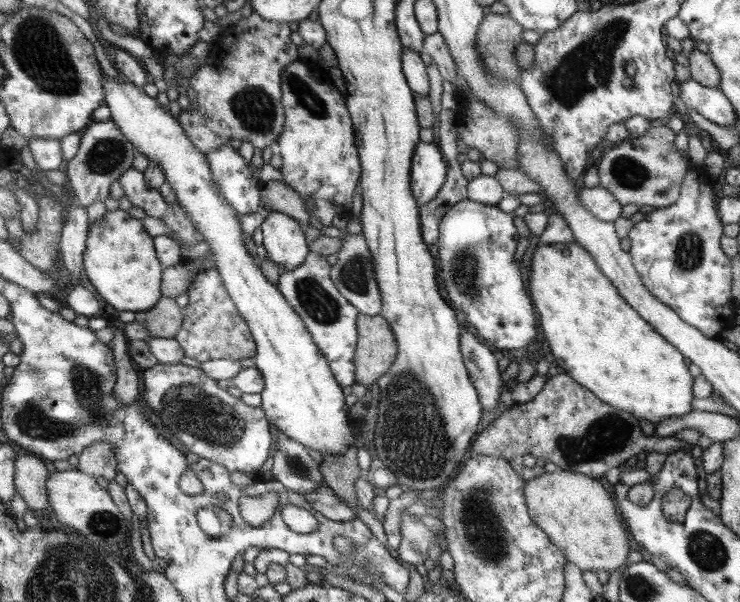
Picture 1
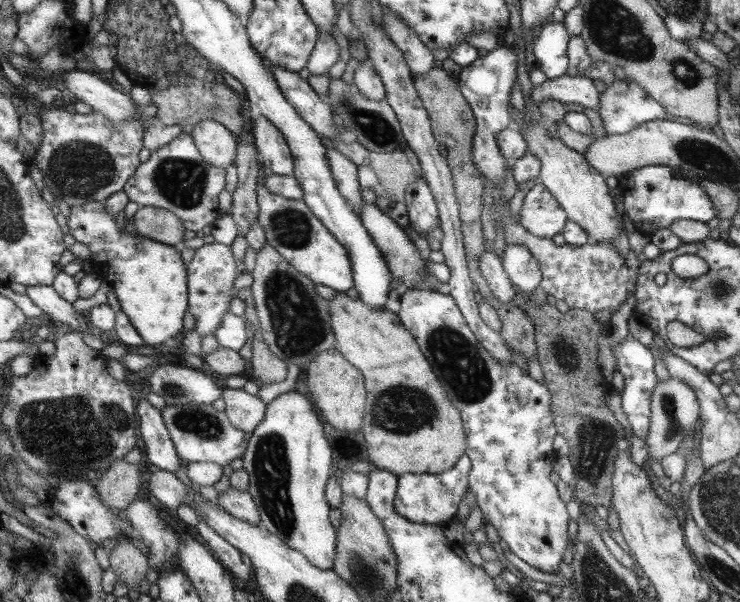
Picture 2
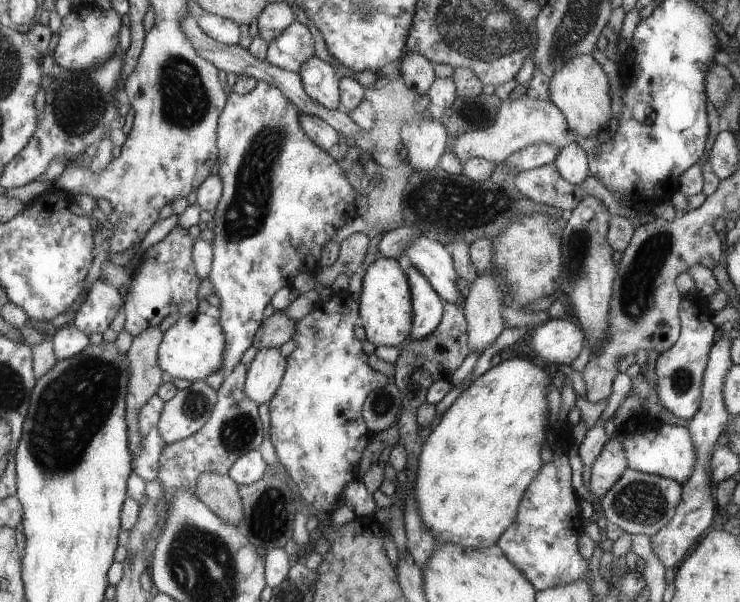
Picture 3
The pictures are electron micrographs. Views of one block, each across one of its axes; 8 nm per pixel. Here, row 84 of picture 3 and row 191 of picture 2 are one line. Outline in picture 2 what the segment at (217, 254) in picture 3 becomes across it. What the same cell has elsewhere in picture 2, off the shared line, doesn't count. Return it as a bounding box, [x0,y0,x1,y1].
[255,165,353,293]

